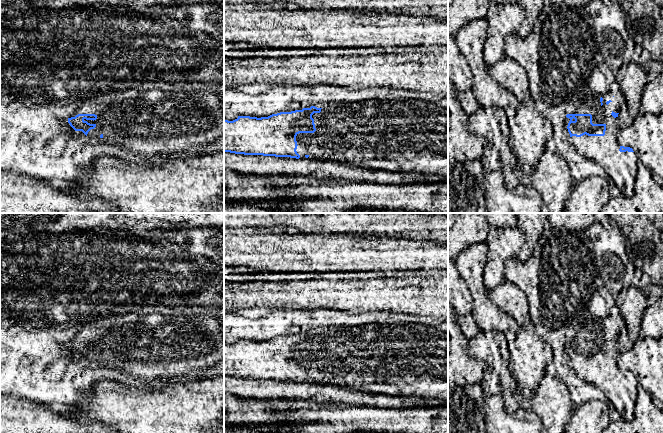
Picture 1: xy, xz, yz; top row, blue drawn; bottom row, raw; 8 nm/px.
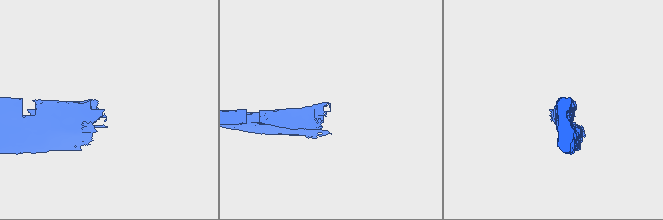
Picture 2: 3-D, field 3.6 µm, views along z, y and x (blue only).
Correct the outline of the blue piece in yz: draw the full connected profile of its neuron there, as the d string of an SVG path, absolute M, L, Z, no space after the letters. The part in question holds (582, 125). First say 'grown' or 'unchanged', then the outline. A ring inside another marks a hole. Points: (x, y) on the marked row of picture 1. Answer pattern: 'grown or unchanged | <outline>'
grown | M567 114L566 117L570 119L567 129L578 154L599 163L619 188L621 195L631 197L635 187L639 159L632 148L619 144L618 129L606 124L593 124L591 114Z

